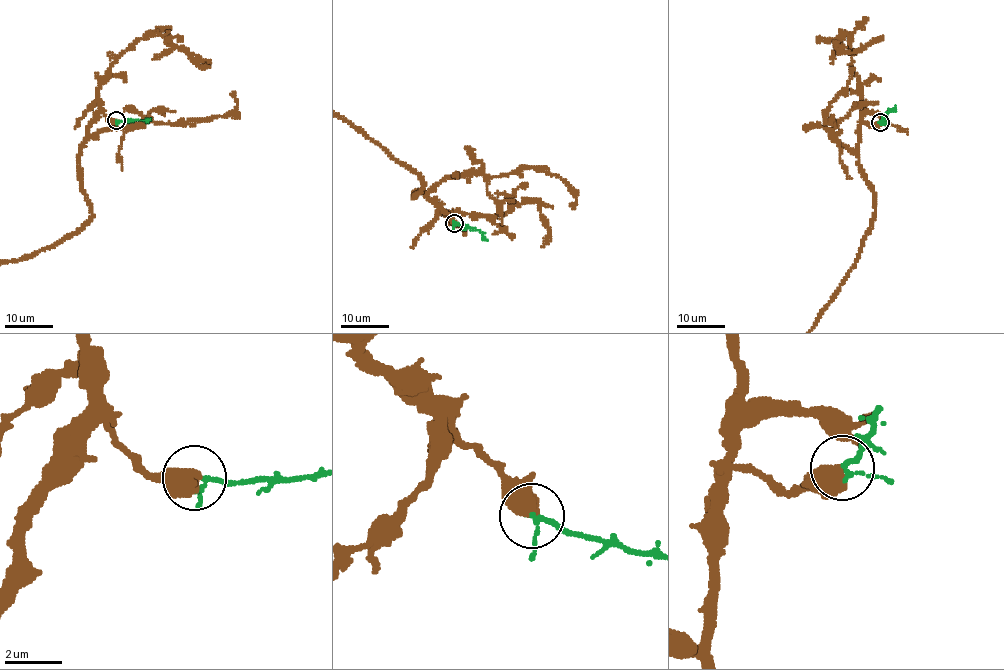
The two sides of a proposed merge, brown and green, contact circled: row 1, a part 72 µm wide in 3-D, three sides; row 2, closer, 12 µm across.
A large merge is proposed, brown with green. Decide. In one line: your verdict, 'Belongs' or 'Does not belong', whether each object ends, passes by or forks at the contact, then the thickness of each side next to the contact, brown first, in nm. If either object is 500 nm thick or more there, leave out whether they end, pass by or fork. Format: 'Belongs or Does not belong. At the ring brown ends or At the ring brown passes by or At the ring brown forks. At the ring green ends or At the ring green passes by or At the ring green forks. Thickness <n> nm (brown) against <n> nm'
Does not belong. Thickness 650 nm (brown) against 140 nm

